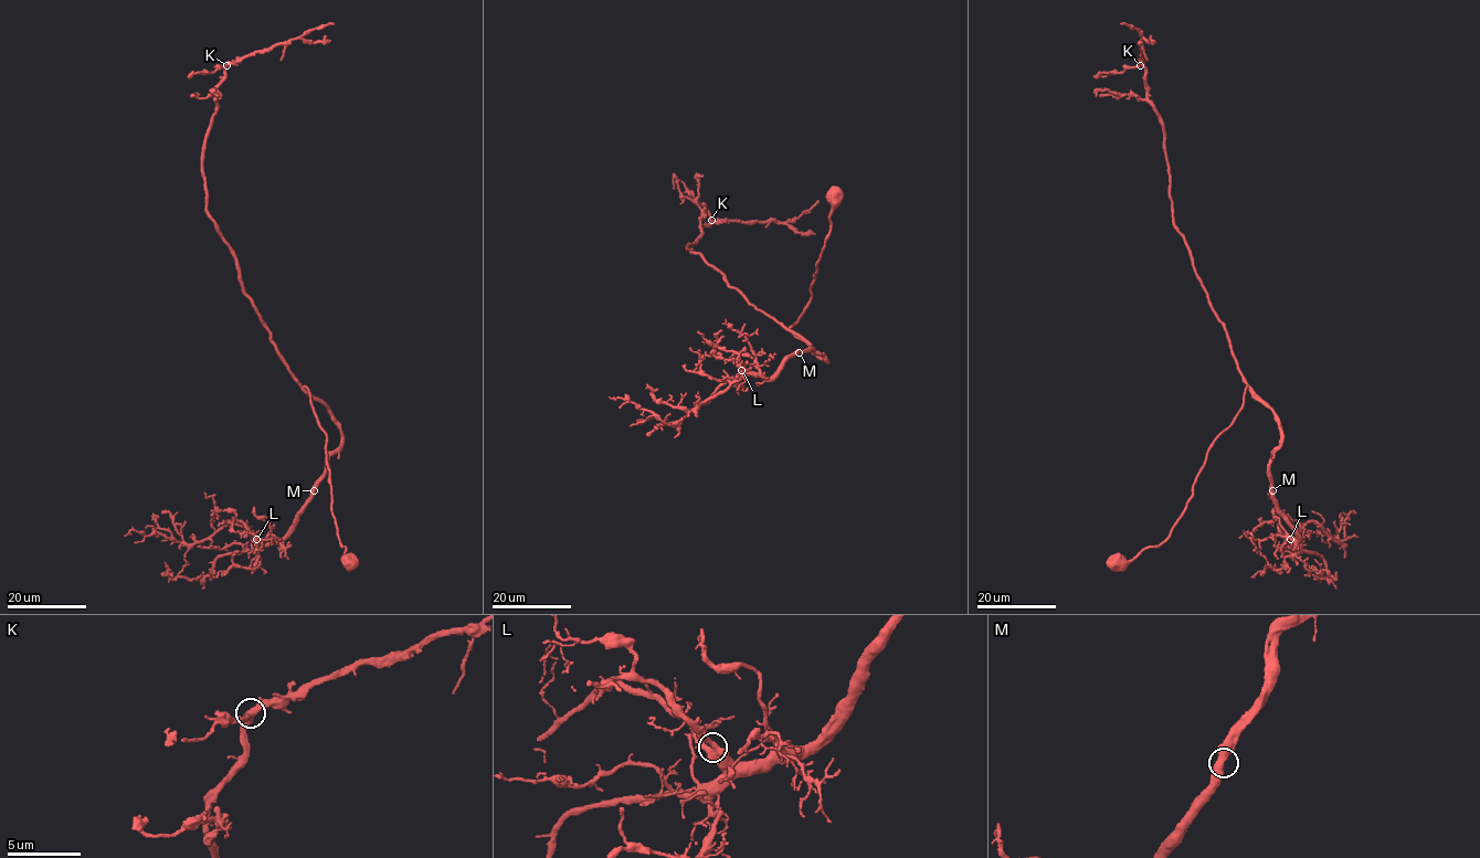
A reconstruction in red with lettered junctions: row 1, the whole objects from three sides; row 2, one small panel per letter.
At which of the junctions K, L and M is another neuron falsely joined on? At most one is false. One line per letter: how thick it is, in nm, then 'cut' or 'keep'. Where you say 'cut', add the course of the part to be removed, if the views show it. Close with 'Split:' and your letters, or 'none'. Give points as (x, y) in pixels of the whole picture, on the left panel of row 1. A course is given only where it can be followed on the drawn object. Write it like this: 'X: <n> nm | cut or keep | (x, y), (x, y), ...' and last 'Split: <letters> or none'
K: 340 nm | keep
L: 440 nm | keep
M: 500 nm | keep
Split: none

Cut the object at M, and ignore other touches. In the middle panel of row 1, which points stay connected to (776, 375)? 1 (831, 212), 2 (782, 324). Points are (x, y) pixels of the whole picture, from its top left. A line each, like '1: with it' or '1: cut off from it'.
1: cut off from it
2: with it

